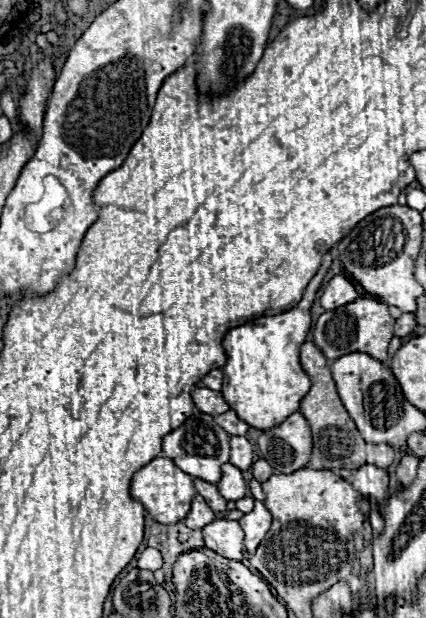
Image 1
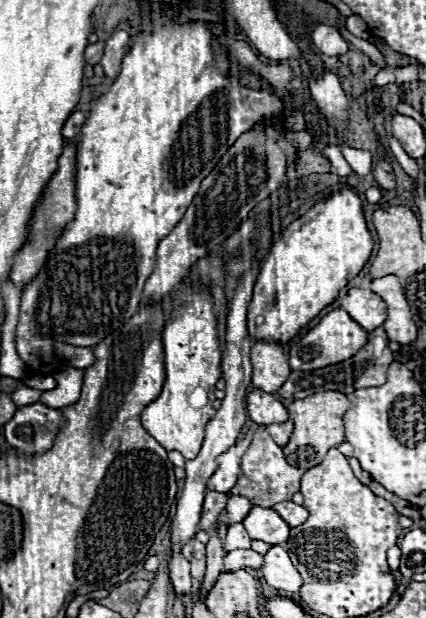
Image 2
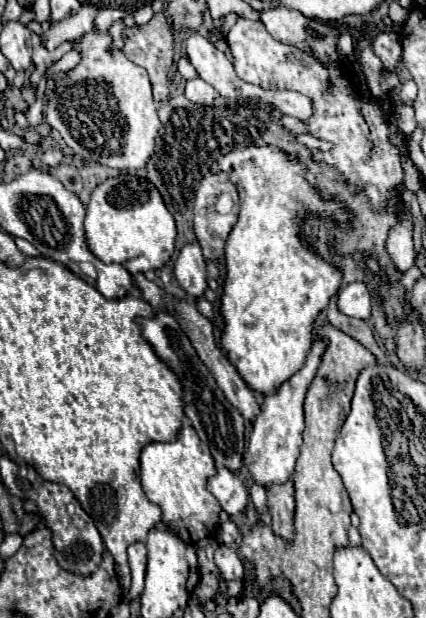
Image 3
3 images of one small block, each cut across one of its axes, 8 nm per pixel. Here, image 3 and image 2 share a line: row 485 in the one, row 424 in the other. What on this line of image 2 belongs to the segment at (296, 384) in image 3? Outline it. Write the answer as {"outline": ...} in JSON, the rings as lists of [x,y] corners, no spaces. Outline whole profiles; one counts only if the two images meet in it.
{"outline":[[[252,390],[246,396],[246,410],[248,410],[250,420],[258,422],[260,426],[284,424],[290,420],[282,402],[278,398],[274,398],[272,394],[266,394],[260,390]]]}

